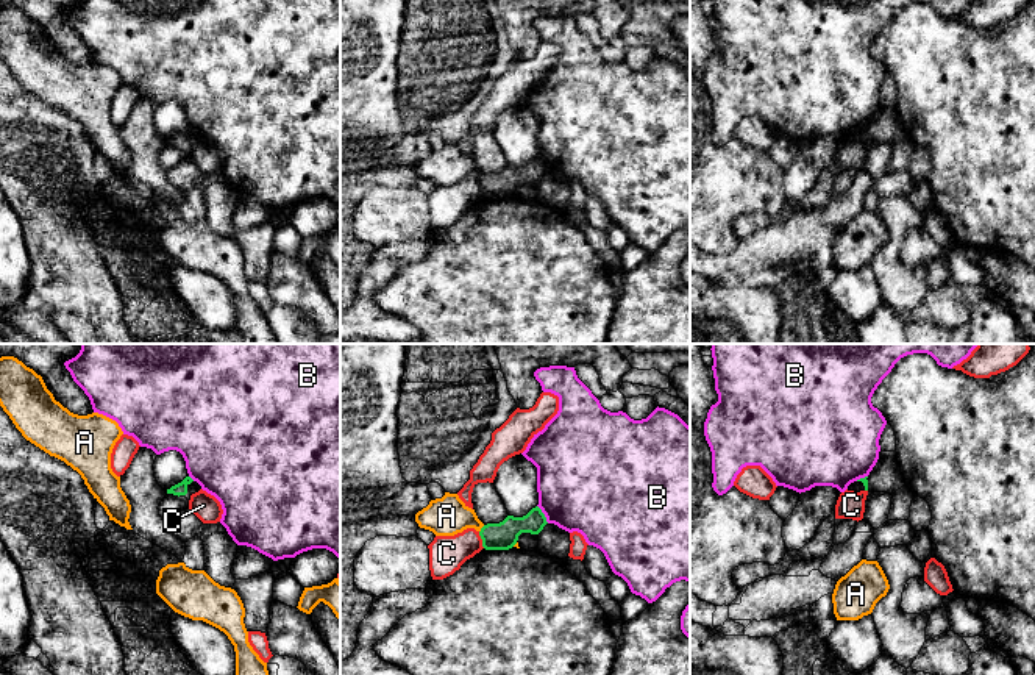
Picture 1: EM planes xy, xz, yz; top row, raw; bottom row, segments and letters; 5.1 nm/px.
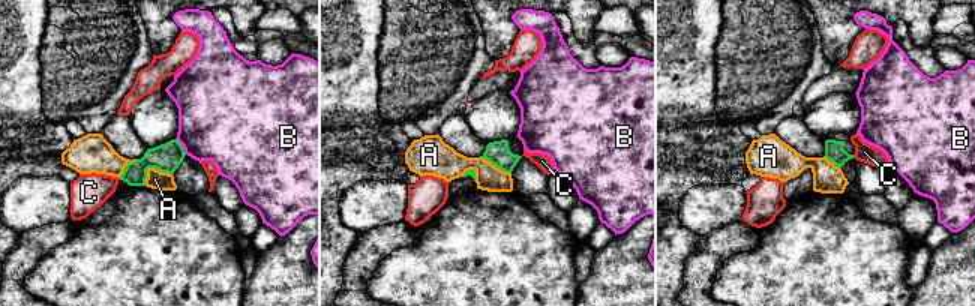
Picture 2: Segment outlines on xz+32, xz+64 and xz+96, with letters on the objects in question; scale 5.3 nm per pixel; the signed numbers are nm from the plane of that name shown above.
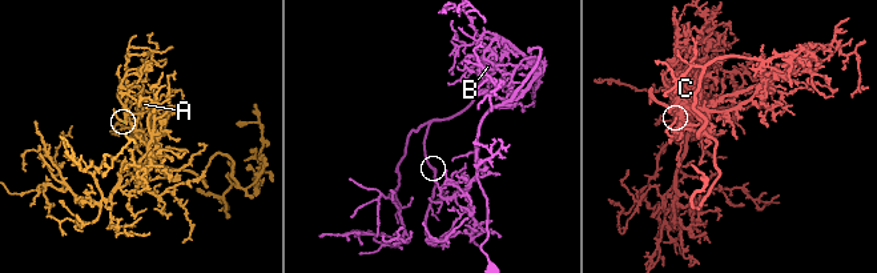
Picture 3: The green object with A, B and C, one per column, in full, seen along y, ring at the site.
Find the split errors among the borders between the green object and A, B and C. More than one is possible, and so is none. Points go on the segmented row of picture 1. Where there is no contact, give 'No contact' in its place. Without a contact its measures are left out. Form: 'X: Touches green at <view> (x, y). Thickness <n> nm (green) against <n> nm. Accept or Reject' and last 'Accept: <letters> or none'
A: Touches green at xz (481, 528). Thickness 140 nm (green) against 200 nm. Reject
B: Touches green at xz (544, 514). Thickness 140 nm (green) against 460 nm. Reject
C: Touches green at xz (481, 538). Thickness 140 nm (green) against 190 nm. Reject
Accept: none

